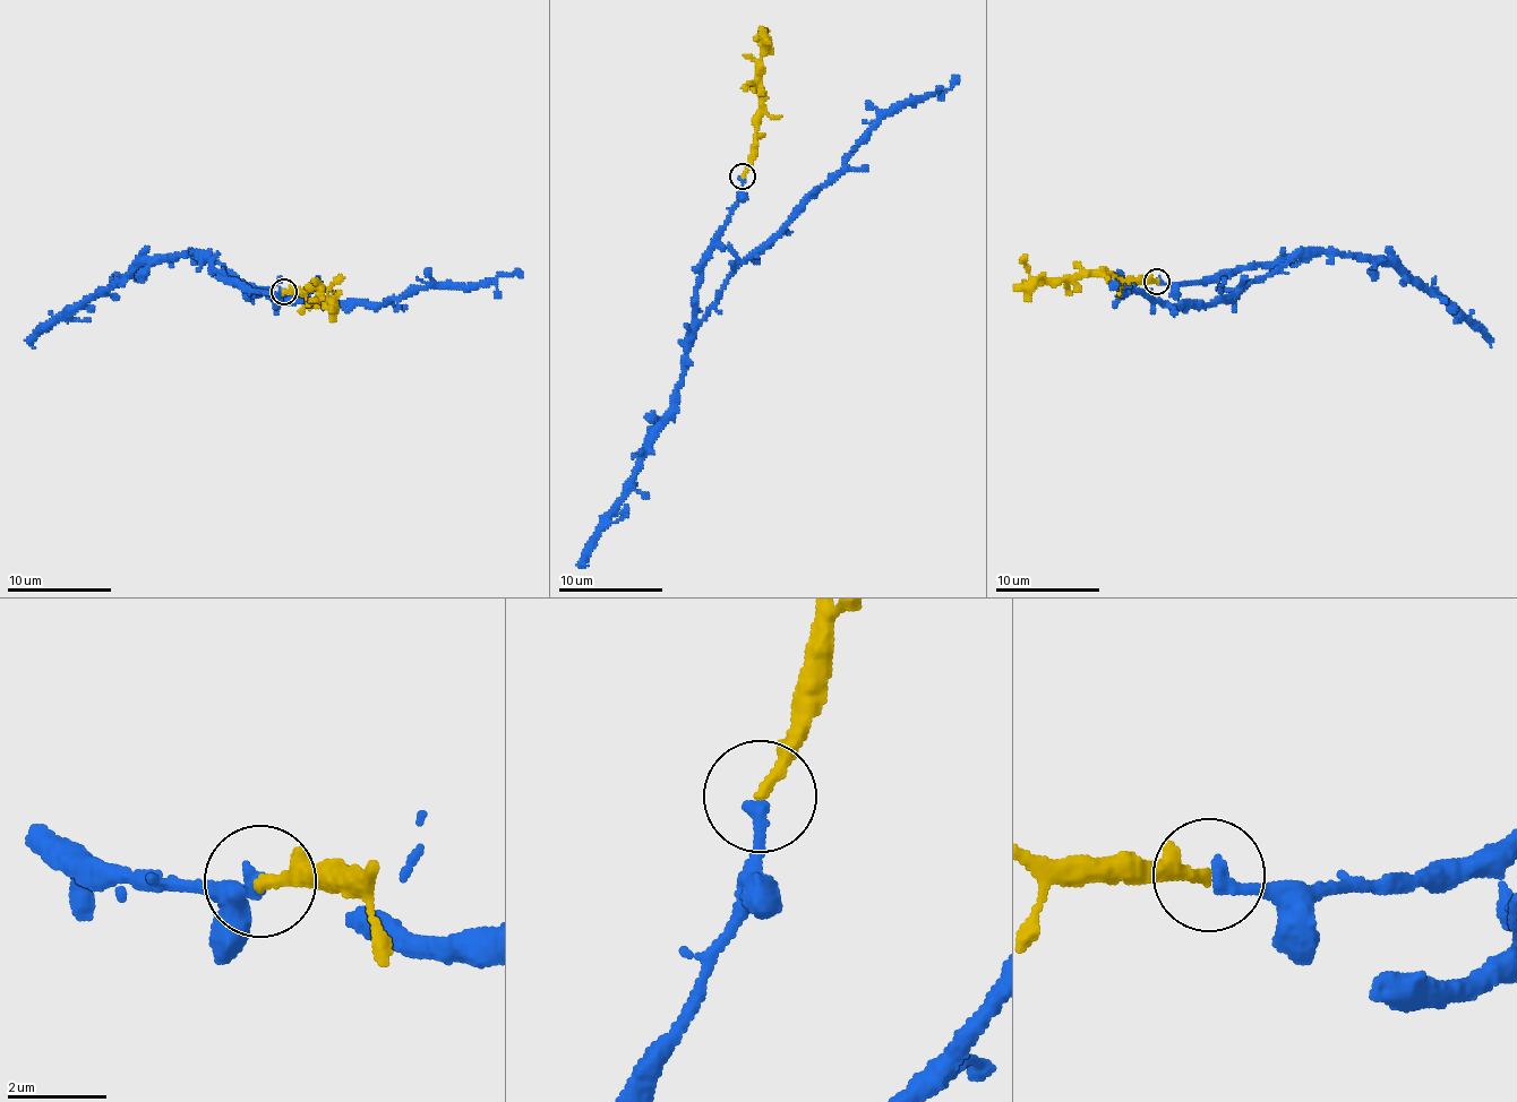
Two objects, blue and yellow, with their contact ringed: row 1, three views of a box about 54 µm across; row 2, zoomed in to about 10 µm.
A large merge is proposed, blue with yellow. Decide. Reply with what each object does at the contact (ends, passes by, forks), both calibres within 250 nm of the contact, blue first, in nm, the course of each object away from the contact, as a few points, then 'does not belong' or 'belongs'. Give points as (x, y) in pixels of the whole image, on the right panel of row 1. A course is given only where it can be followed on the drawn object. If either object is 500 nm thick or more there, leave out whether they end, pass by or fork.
blue ends | yellow ends | 320/240 nm | blue via (1157, 282), (1219, 280), (1239, 269), (1338, 252), (1383, 257), (1413, 283), (1440, 293), (1488, 339), (1491, 347) | yellow via (1157, 282), (1105, 277), (1098, 273), (1035, 280), (1025, 258) | belongs

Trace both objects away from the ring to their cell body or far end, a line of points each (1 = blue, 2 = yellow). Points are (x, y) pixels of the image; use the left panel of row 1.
1: (282, 292), (246, 287), (193, 252), (160, 255), (122, 282), (99, 292), (33, 341), (35, 347)
2: (282, 292), (309, 291), (316, 286), (328, 299), (327, 290), (344, 277)

